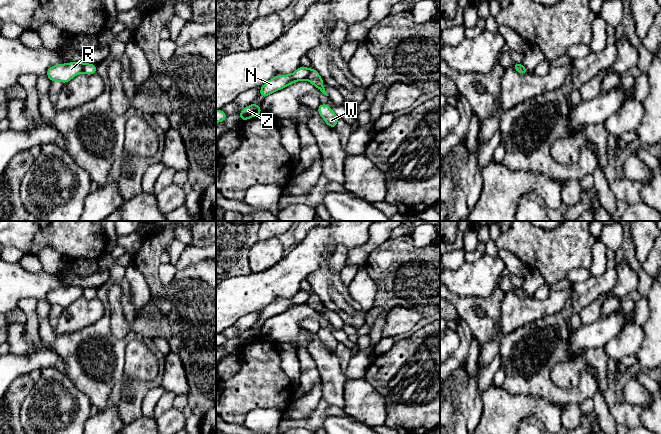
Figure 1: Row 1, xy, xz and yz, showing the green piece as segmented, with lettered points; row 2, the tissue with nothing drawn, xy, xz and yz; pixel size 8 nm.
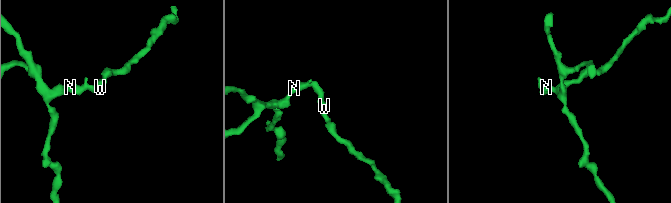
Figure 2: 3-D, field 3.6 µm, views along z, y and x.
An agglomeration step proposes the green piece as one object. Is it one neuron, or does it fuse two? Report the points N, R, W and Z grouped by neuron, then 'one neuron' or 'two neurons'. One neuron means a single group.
N R Z / W | two neurons

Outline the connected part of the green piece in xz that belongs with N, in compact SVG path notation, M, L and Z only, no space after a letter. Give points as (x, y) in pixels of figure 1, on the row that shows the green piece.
M300 66L290 75L278 75L267 81L260 87L260 96L264 100L267 95L300 80L305 80L309 75L309 68Z

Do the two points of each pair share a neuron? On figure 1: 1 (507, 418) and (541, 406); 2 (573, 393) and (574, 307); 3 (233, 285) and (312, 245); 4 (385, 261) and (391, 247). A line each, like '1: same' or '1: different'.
1: same
2: same
3: same
4: same

